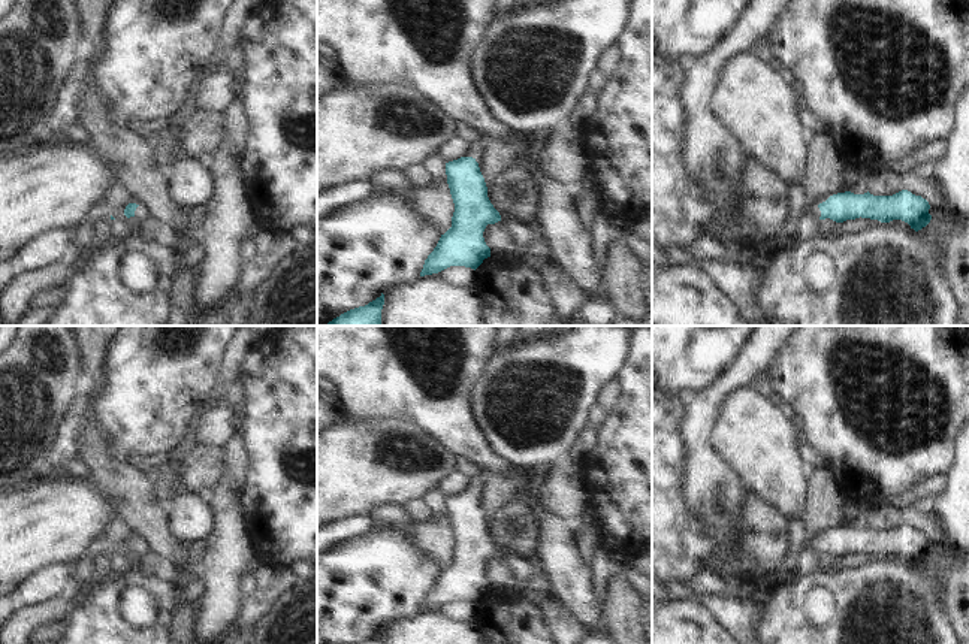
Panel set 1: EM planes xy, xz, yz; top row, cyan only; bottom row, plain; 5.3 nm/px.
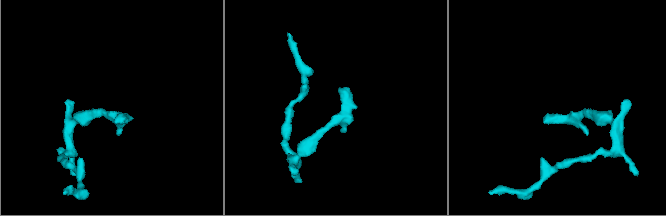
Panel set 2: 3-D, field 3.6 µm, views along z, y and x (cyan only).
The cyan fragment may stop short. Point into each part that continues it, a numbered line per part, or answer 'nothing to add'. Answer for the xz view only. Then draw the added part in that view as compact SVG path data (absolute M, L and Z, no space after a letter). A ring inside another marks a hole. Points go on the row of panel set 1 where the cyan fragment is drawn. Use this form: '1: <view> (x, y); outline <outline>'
1: xz (474, 150); outline M482 136L482 142L480 143L470 145L470 157L473 157L473 158L480 157L482 149L483 149L483 146L484 146L486 142L487 142L487 139L484 136Z

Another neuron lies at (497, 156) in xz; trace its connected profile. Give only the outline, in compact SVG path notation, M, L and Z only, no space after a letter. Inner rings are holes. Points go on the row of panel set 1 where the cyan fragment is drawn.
M489 140L484 143L482 154L476 158L479 163L480 172L484 178L487 193L492 187L493 178L511 167L514 164L517 149L513 143L507 140Z

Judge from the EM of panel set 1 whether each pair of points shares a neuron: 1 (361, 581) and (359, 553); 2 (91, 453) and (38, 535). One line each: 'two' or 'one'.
1: one
2: two

